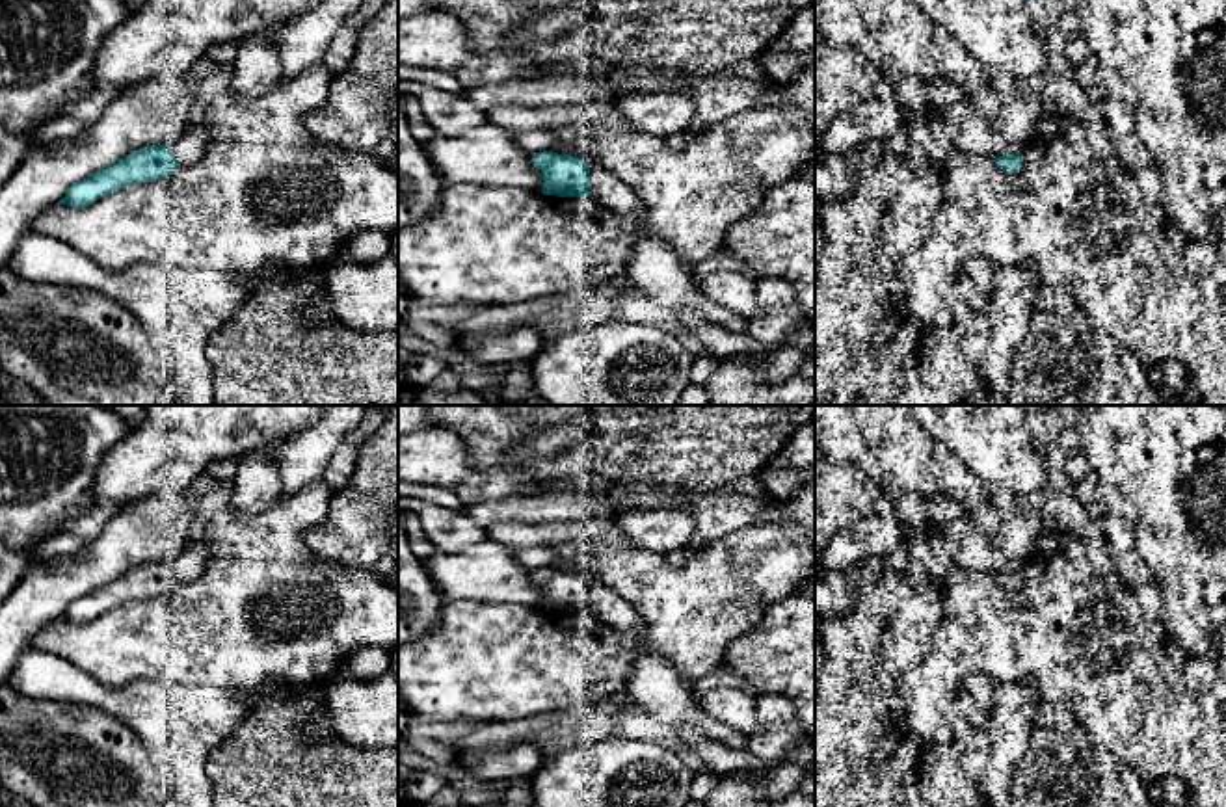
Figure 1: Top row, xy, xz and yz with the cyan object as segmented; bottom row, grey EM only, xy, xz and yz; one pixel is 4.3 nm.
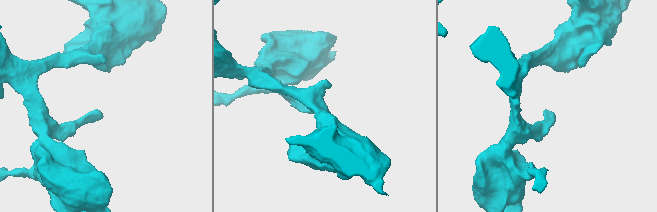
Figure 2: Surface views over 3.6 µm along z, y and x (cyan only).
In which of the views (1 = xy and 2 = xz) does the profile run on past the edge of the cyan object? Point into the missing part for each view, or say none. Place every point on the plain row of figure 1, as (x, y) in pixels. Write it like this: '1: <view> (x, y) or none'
1: none
2: none

